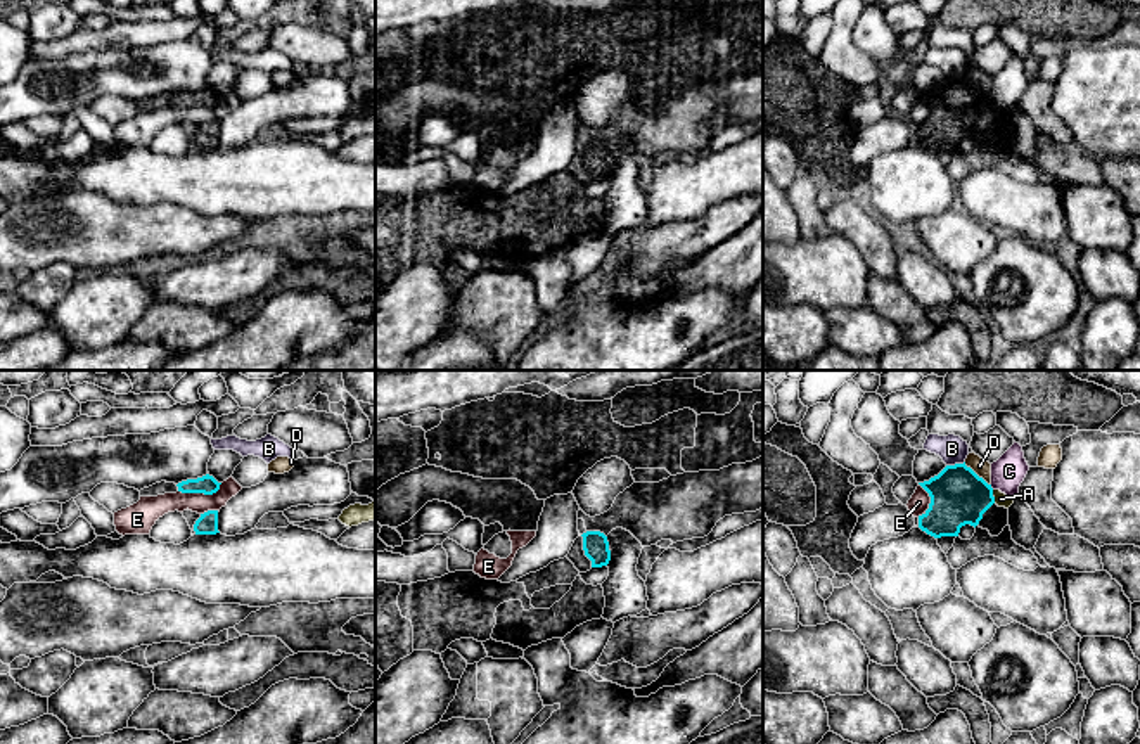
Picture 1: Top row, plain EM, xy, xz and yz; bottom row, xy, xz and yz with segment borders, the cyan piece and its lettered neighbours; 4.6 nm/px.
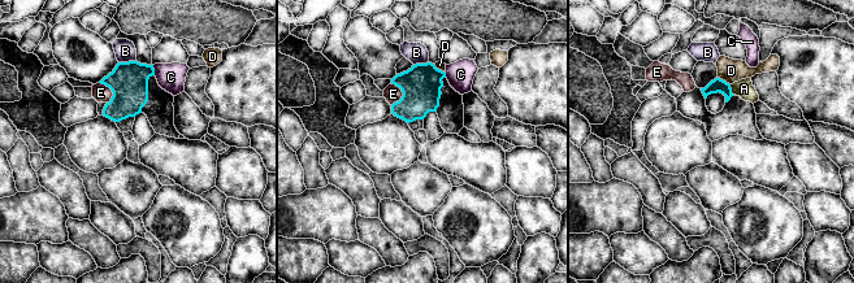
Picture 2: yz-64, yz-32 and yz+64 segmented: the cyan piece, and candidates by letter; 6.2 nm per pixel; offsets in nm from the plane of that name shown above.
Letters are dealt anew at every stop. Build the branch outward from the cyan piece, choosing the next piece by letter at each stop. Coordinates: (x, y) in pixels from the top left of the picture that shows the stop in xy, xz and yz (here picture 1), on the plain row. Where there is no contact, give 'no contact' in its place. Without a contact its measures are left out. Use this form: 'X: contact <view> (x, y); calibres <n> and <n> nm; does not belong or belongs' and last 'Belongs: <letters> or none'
A: contact yz (993, 109); calibres 260 and 60 nm; does not belong
B: contact yz (955, 76); calibres 260 and 130 nm; does not belong
C: contact yz (990, 99); calibres 260 and 160 nm; does not belong
D: contact yz (976, 87); calibres 260 and 80 nm; does not belong
E: contact xy (201, 104); calibres 90 and 110 nm; does not belong
Belongs: none

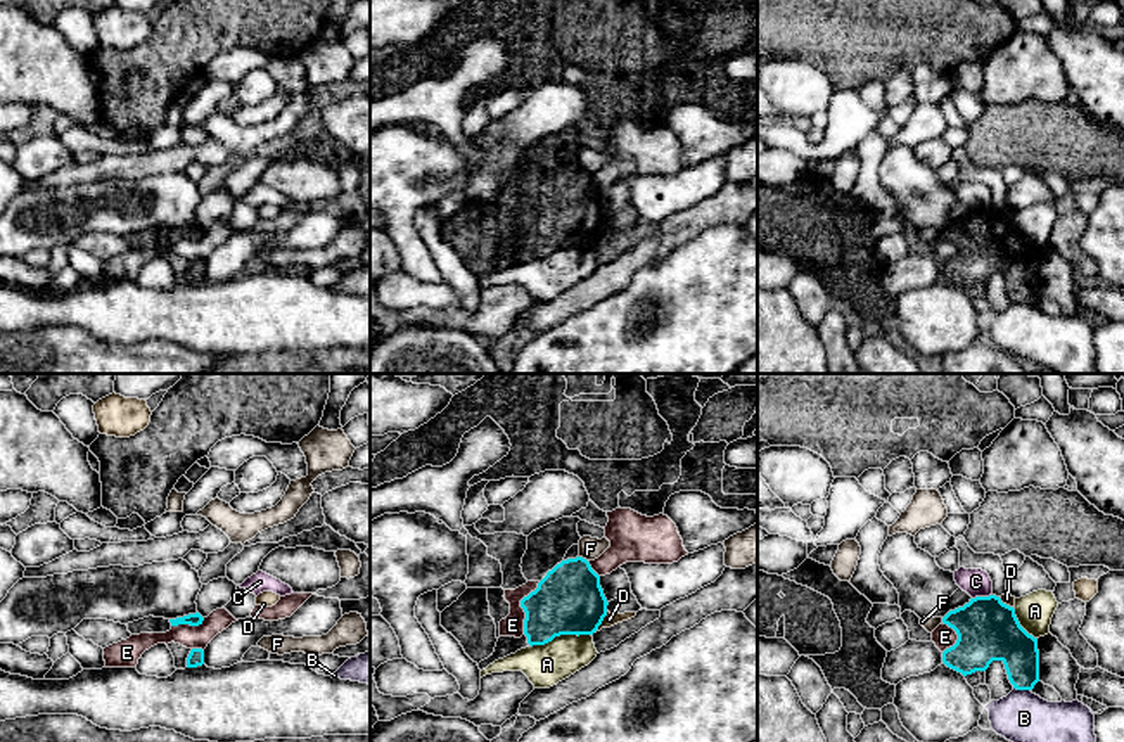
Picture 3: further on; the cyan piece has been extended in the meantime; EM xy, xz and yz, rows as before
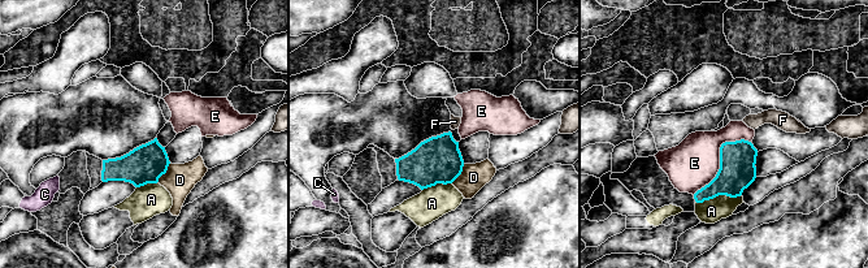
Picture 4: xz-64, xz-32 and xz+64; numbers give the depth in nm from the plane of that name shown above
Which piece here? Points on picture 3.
A: contact xz (561, 246); calibres 320 and 190 nm; does not belong
B: contact yz (1022, 301); calibres 200 and 280 nm; does not belong
C: contact yz (981, 210); calibres 300 and 130 nm; does not belong
D: contact xz (602, 232); calibres 320 and 60 nm; does not belong
E: contact xz (521, 218); calibres 320 and 100 nm; does not belong
F: contact xz (581, 170); calibres 320 and 110 nm; does not belong
Belongs: none

